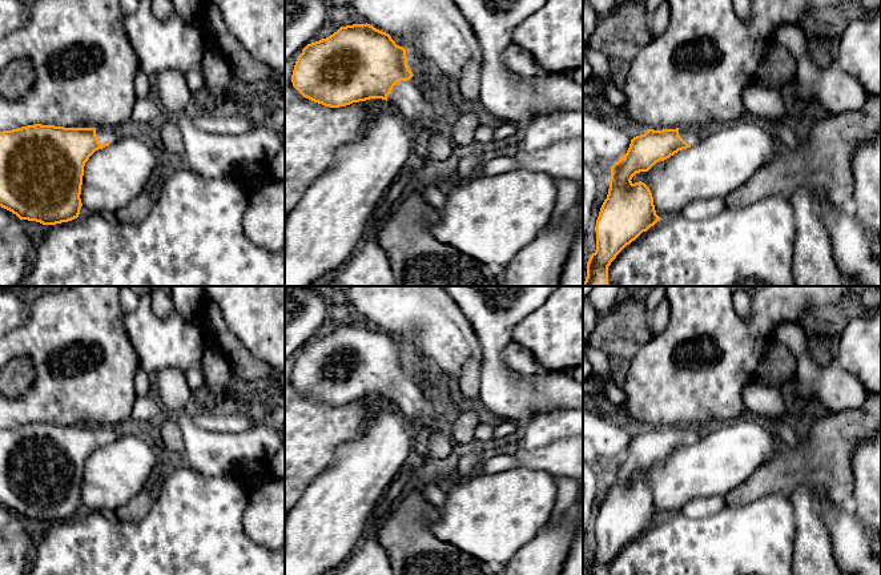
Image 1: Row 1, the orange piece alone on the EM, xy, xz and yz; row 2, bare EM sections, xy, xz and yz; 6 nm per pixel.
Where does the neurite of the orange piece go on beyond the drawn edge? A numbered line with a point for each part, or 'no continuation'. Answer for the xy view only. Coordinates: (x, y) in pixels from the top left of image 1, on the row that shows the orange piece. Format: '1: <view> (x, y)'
1: xy (105, 135)

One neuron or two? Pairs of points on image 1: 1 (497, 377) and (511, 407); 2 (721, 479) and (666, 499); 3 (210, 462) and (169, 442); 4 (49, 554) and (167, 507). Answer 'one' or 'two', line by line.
1: one
2: one
3: two
4: one

